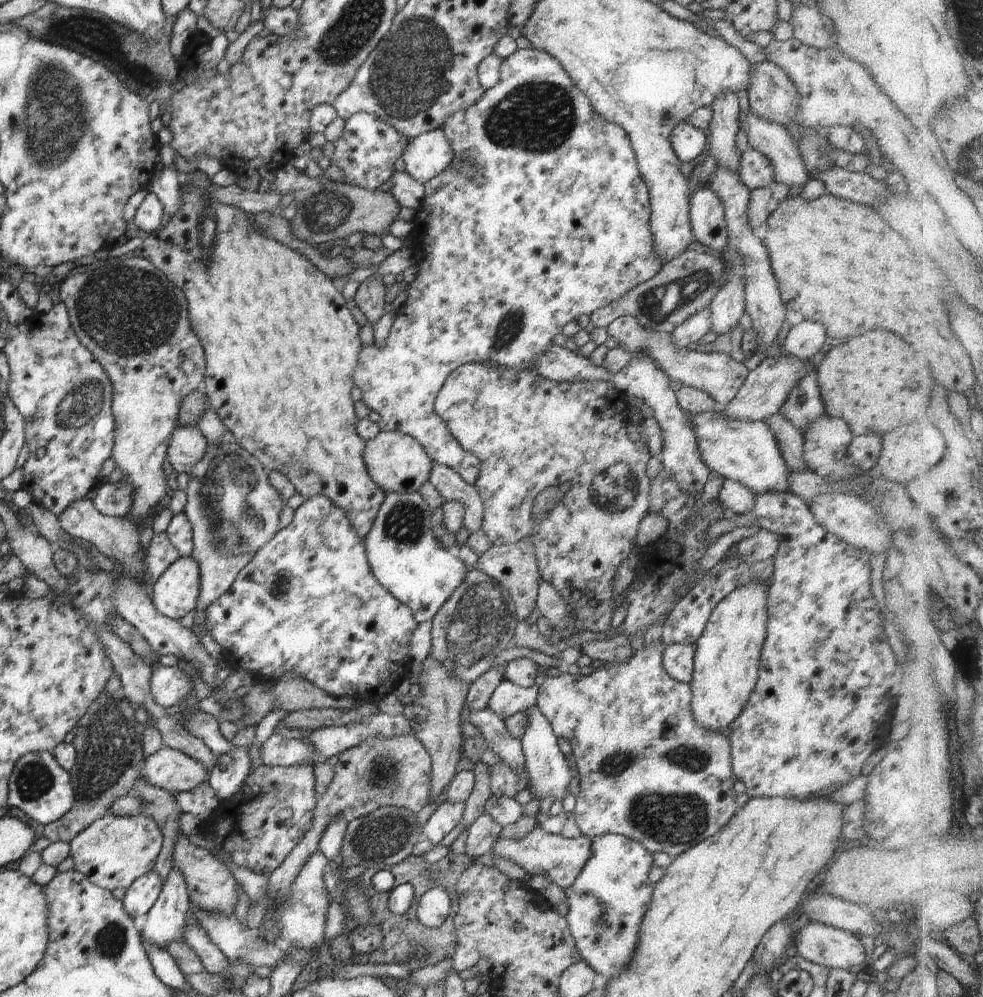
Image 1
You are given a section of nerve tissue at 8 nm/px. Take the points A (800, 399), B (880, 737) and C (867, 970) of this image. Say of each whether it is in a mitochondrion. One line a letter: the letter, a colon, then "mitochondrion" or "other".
A: other
B: other
C: other

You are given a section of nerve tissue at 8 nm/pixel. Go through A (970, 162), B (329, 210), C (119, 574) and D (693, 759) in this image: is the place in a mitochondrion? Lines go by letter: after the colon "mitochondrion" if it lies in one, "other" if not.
A: mitochondrion
B: mitochondrion
C: other
D: mitochondrion

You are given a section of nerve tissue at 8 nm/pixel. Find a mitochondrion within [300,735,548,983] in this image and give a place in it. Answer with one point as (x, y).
(381, 837)

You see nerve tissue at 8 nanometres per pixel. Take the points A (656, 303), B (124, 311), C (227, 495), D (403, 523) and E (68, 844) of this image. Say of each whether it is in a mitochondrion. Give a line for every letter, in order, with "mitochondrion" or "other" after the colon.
A: mitochondrion
B: mitochondrion
C: mitochondrion
D: mitochondrion
E: other

